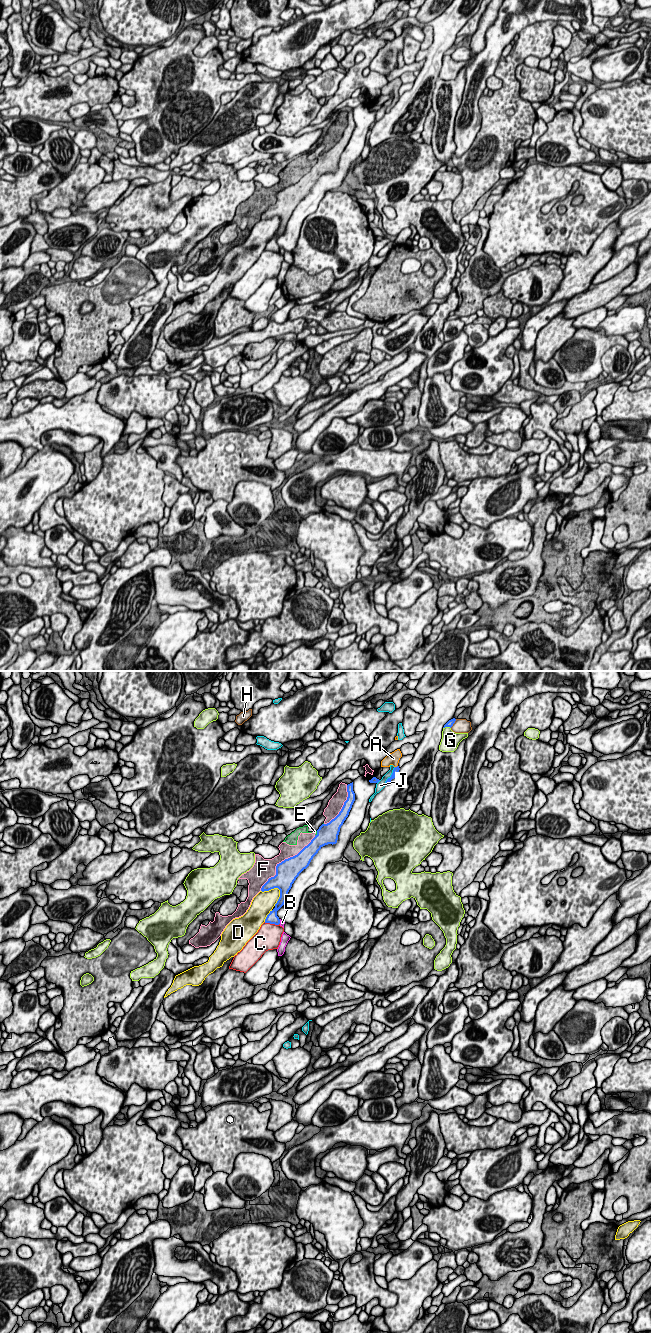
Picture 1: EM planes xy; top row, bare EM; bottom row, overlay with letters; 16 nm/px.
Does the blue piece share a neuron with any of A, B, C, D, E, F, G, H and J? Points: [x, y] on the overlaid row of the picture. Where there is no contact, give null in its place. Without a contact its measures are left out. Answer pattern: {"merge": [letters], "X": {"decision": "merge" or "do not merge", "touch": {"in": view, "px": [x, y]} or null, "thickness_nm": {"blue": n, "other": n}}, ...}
{"merge": ["A"], "A": {"decision": "merge", "touch": {"in": "xy", "px": [397, 766]}, "thickness_nm": {"blue": 90, "other": 200}}, "B": {"decision": "do not merge", "touch": {"in": "xy", "px": [279, 921]}, "thickness_nm": {"blue": 190, "other": 70}}, "C": {"decision": "do not merge", "touch": {"in": "xy", "px": [272, 923]}, "thickness_nm": {"blue": 190, "other": 400}}, "D": {"decision": "do not merge", "touch": {"in": "xy", "px": [278, 888]}, "thickness_nm": {"blue": 320, "other": 280}}, "E": {"decision": "do not merge", "touch": {"in": "xy", "px": [317, 833]}, "thickness_nm": {"blue": 320, "other": 30}}, "F": {"decision": "do not merge", "touch": {"in": "xy", "px": [284, 860]}, "thickness_nm": {"blue": 360, "other": 220}}, "G": {"decision": "do not merge", "touch": {"in": "xy", "px": [446, 726]}, "thickness_nm": {"blue": 100, "other": 300}}, "H": {"decision": "do not merge", "touch": {"in": "xy", "px": [454, 722]}, "thickness_nm": {"blue": 100, "other": 220}}, "J": {"decision": "do not merge", "touch": {"in": "xy", "px": [391, 775]}, "thickness_nm": {"blue": 90, "other": 140}}}

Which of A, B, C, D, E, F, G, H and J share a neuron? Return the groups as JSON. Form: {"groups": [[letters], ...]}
{"groups": [["A"], ["B"], ["C"], ["D"], ["E", "F"], ["G"], ["H"], ["J"]]}

